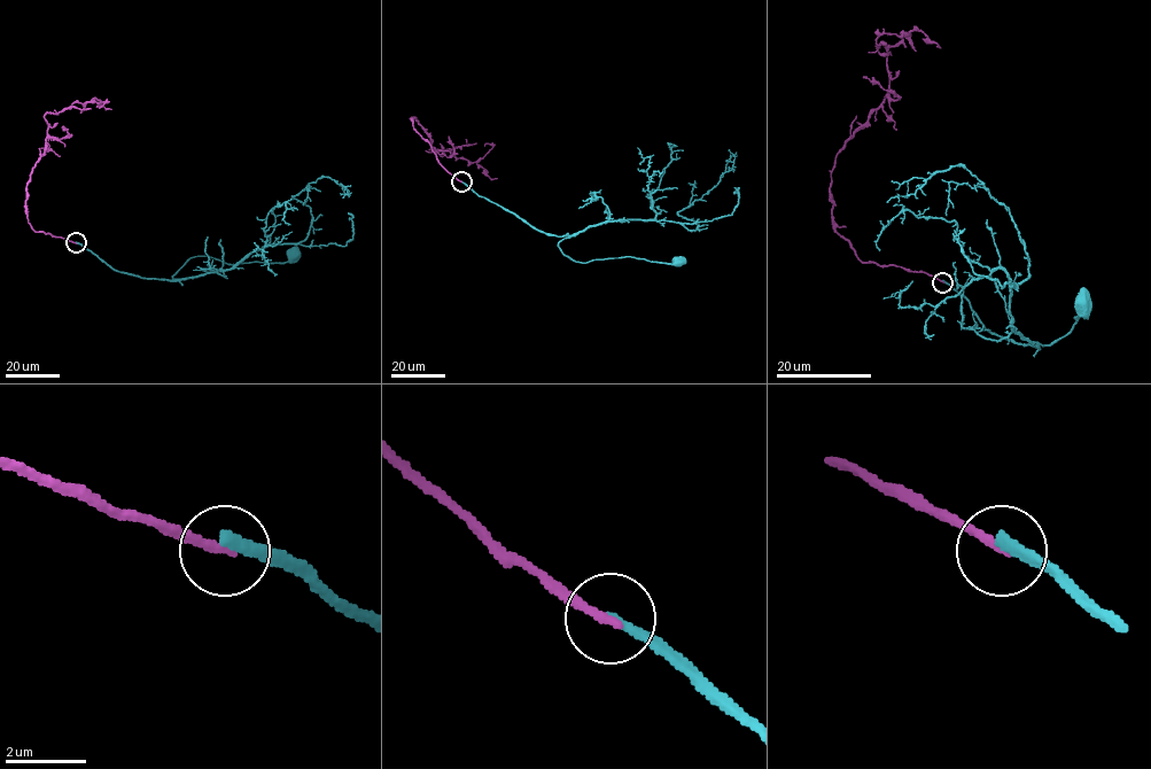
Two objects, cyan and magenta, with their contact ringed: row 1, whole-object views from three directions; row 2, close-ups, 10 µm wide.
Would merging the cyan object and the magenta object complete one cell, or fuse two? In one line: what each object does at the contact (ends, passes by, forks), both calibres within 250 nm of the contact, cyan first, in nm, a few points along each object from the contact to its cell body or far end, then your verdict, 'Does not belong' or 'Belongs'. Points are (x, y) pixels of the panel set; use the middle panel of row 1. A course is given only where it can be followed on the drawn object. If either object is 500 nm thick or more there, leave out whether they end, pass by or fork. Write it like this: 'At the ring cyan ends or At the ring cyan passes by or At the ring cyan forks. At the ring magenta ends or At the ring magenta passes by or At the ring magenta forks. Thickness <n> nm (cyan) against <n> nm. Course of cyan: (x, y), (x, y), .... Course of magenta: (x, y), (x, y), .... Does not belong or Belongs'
At the ring cyan ends. At the ring magenta ends. Thickness 300 nm (cyan) against 240 nm. Course of cyan: (461, 181), (537, 230), (568, 235), (558, 246), (575, 261), (625, 256), (677, 261). Course of magenta: (461, 181), (438, 162), (411, 118), (430, 137), (433, 150), (477, 162), (492, 147), (484, 146). Does not belong

